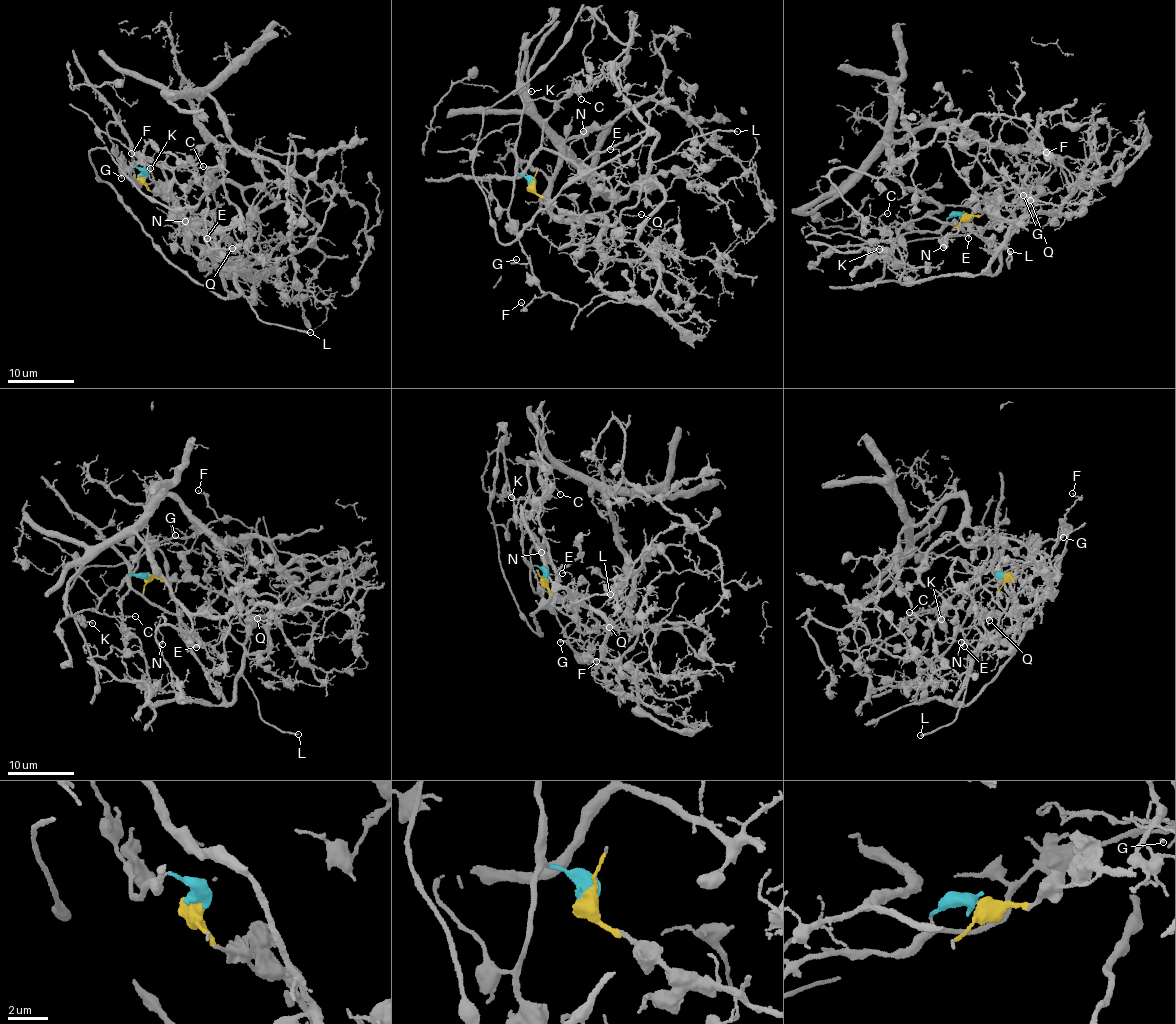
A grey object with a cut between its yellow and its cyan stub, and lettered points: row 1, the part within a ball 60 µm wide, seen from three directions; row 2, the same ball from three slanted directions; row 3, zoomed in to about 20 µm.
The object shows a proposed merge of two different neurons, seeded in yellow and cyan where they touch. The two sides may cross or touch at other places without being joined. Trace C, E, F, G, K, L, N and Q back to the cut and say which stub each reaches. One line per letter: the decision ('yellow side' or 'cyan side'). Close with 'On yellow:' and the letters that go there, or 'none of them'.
C: cyan side
E: yellow side
F: cyan side
G: cyan side
K: cyan side
L: yellow side
N: cyan side
Q: yellow side
On yellow: E, L, Q

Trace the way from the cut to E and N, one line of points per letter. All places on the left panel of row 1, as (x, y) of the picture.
E: (142, 176), (150, 190), (175, 203), (191, 228), (207, 235), (229, 260), (215, 243), (216, 237), (207, 238)
N: (142, 176), (134, 166), (130, 170), (134, 161), (146, 157), (177, 169), (159, 167), (175, 212), (186, 221)

